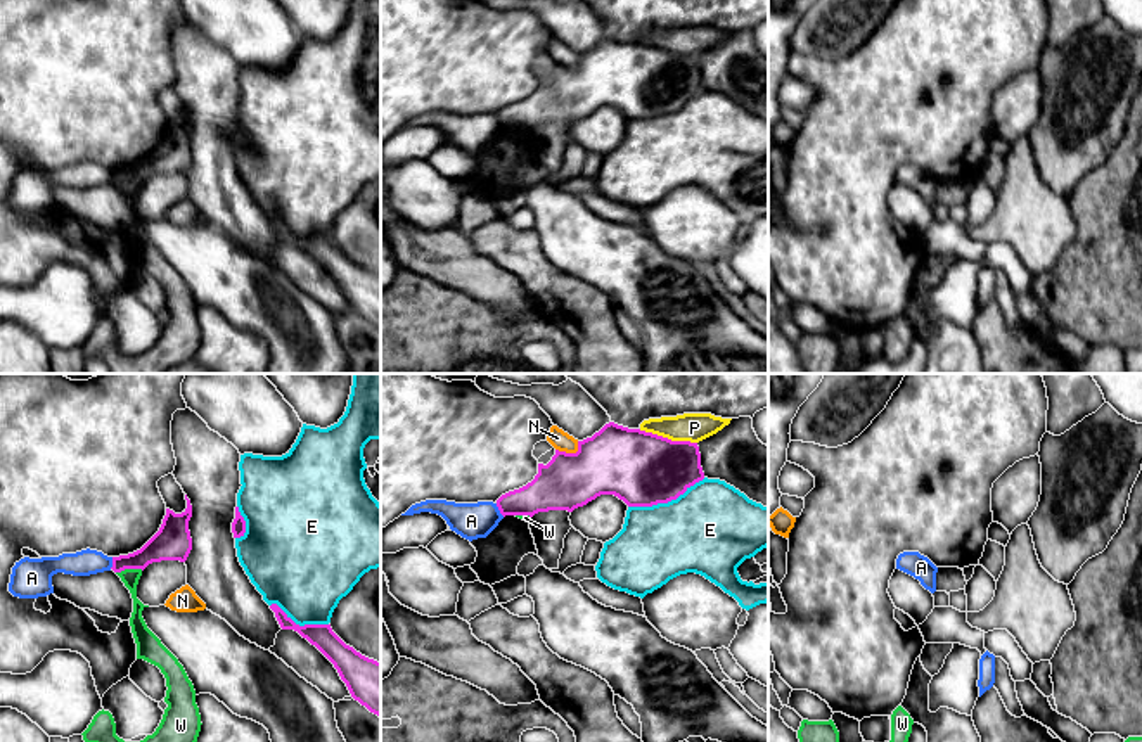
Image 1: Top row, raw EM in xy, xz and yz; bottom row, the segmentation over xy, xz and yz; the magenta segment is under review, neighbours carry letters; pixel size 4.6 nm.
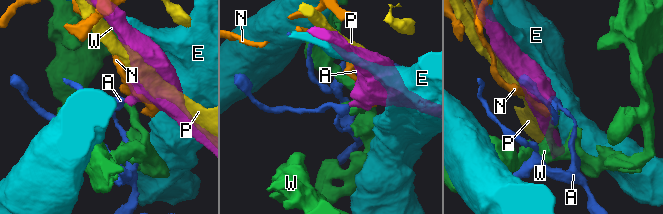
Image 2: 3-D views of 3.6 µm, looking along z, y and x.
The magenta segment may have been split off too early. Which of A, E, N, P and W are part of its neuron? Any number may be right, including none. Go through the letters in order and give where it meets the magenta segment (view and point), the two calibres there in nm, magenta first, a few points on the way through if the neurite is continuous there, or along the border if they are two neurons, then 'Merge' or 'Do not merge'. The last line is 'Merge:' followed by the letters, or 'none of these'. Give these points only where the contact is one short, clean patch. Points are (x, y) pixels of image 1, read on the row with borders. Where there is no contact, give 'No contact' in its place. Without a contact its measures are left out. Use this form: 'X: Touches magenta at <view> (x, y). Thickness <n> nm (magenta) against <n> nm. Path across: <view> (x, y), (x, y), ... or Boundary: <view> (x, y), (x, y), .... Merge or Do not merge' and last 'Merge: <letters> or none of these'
A: Touches magenta at xz (499, 509). Thickness 180 nm (magenta) against 170 nm. Boundary: xz (495, 504), (504, 516). Do not merge
E: Touches magenta at xz (667, 502). Thickness 340 nm (magenta) against 420 nm. Do not merge
N: Touches magenta at xz (570, 454). Thickness 320 nm (magenta) against 90 nm. Do not merge
P: Touches magenta at xz (667, 438). Thickness 340 nm (magenta) against 140 nm. Do not merge
W: Touches magenta at xy (128, 568). Thickness 170 nm (magenta) against 80 nm. Boundary: xy (142, 569), (121, 569), (116, 573). Do not merge
Merge: none of these

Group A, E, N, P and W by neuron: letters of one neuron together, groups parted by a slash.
A / E / N / P / W

